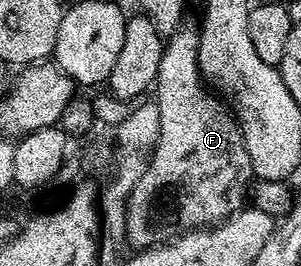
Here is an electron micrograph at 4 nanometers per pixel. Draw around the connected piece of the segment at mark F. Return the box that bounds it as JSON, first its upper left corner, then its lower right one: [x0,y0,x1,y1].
[126,27,254,250]

